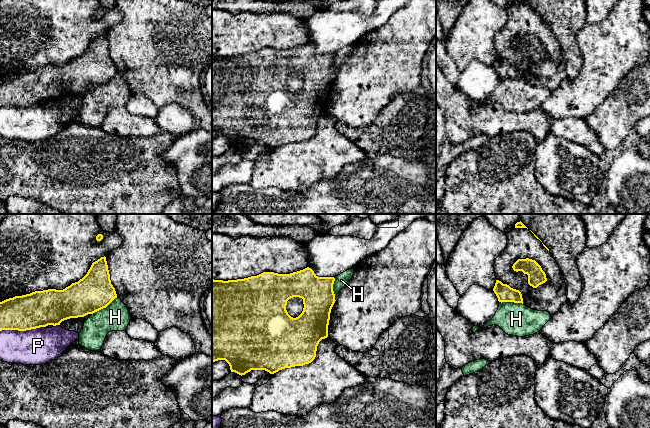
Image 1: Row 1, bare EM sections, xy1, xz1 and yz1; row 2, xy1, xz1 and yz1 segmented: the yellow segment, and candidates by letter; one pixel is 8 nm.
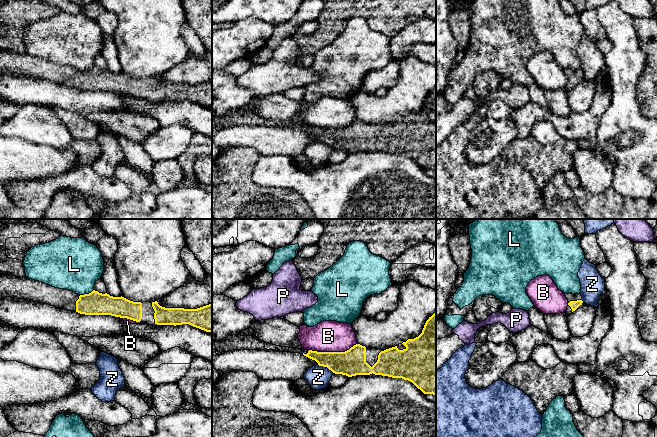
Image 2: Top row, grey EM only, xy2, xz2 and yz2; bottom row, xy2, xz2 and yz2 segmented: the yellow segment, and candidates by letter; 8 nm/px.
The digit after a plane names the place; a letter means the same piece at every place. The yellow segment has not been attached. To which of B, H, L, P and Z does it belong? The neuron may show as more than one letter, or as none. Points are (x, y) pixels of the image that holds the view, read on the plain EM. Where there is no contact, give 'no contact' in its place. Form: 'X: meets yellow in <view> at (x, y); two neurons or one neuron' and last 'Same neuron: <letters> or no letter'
B: meets yellow in xz2 at (332, 128); two neurons
H: meets yellow in xy1 at (104, 83); two neurons
L: meets yellow in xy2 at (86, 70); two neurons
P: meets yellow in xy1 at (22, 106); two neurons
Z: meets yellow in xz2 at (326, 142); two neurons
Same neuron: no letter

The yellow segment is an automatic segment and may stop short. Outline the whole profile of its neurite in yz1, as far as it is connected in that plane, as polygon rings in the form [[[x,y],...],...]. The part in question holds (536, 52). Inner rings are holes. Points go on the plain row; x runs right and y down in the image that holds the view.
[[[529,34],[518,35],[512,44],[516,48],[522,47],[524,50],[527,50],[528,60],[533,64],[537,64],[547,57],[545,48],[535,36]]]

